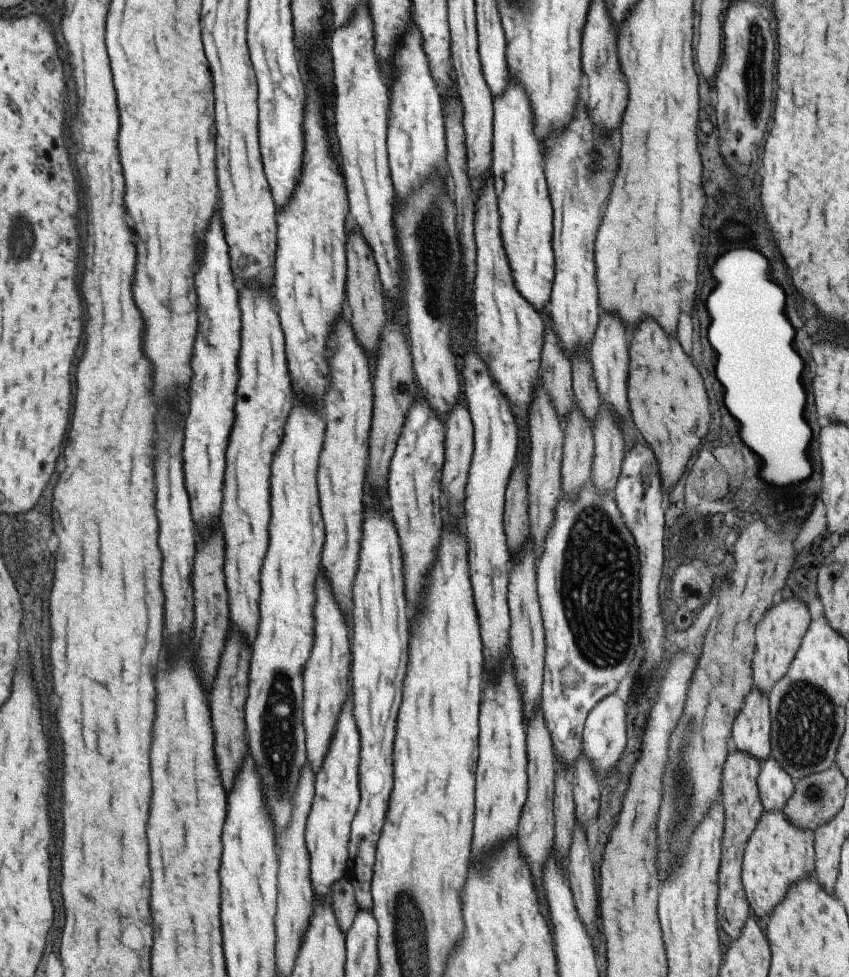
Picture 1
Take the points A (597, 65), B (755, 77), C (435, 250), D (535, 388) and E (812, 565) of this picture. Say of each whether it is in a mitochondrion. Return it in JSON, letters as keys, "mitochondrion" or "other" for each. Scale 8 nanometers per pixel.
{"A":"other","B":"mitochondrion","C":"mitochondrion","D":"other","E":"other"}

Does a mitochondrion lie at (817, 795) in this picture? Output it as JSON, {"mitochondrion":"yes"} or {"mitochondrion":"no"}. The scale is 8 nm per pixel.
{"mitochondrion":"yes"}

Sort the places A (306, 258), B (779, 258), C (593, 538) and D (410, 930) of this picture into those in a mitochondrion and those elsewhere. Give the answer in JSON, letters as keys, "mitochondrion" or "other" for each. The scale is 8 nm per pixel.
{"A":"other","B":"other","C":"mitochondrion","D":"mitochondrion"}

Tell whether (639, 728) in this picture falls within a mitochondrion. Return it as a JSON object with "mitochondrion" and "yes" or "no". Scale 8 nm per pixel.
{"mitochondrion":"no"}

